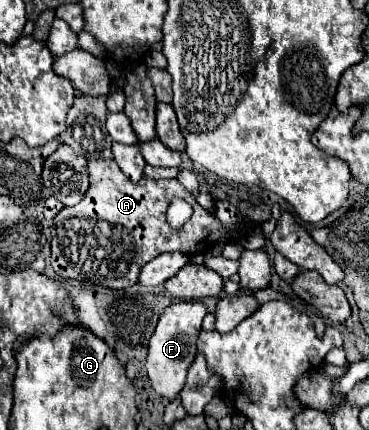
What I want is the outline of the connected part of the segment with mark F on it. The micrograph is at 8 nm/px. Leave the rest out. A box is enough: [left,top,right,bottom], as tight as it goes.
[145,302,207,400]

